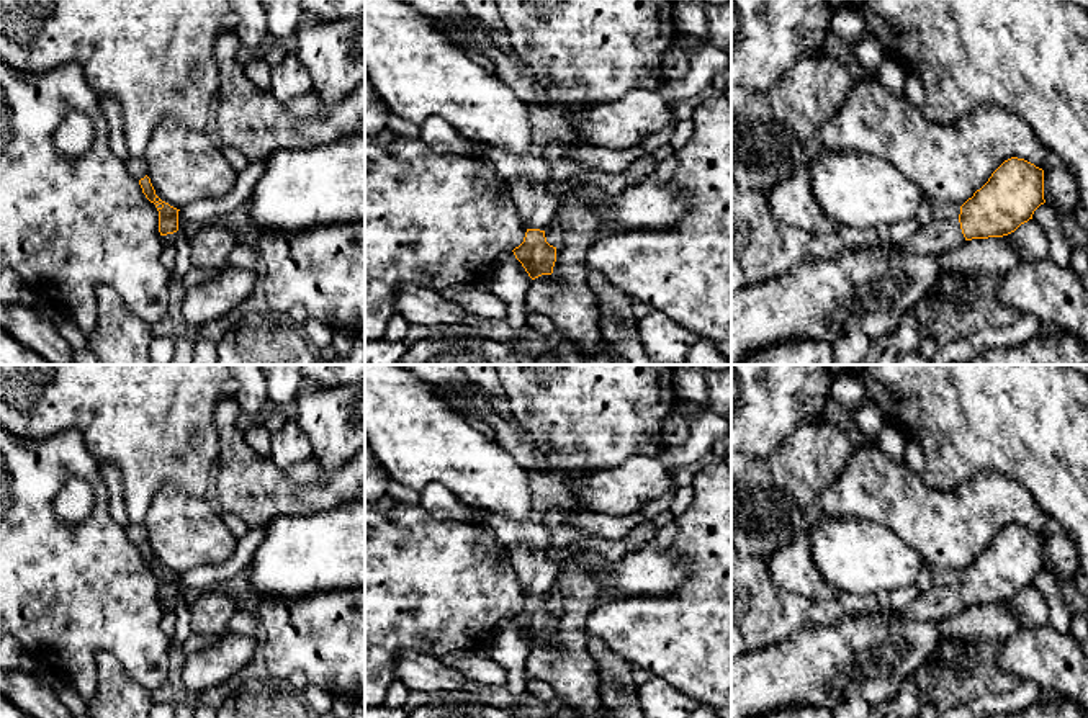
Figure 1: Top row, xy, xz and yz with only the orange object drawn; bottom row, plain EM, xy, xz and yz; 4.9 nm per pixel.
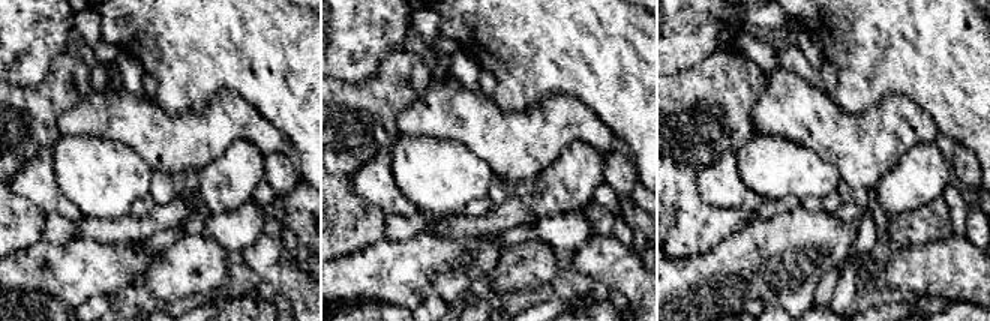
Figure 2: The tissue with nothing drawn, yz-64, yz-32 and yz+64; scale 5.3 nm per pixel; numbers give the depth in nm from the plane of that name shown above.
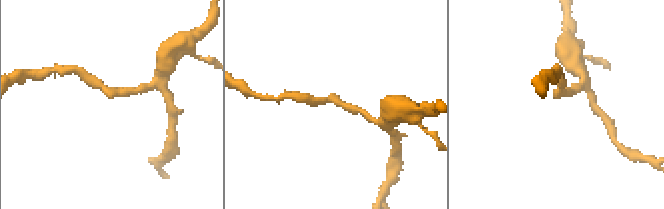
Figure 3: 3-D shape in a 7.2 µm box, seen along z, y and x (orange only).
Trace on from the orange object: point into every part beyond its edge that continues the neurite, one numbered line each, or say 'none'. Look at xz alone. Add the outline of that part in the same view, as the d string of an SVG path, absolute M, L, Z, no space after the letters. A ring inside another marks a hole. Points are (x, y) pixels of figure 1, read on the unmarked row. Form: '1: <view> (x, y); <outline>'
1: xz (537, 573); M514 545L509 559L527 595L546 597L553 592L558 566L545 556L545 550Z

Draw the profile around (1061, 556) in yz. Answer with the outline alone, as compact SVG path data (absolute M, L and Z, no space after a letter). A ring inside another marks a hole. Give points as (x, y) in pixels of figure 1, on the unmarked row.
M1050 533L1044 536L1044 566L1060 582L1080 571L1080 554L1070 535Z

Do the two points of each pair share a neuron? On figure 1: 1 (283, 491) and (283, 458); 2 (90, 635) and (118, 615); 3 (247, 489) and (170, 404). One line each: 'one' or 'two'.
1: two
2: one
3: two

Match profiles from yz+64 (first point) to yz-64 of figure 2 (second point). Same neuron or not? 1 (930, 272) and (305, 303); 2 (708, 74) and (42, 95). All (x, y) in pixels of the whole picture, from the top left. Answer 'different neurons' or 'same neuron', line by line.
1: same neuron
2: same neuron

